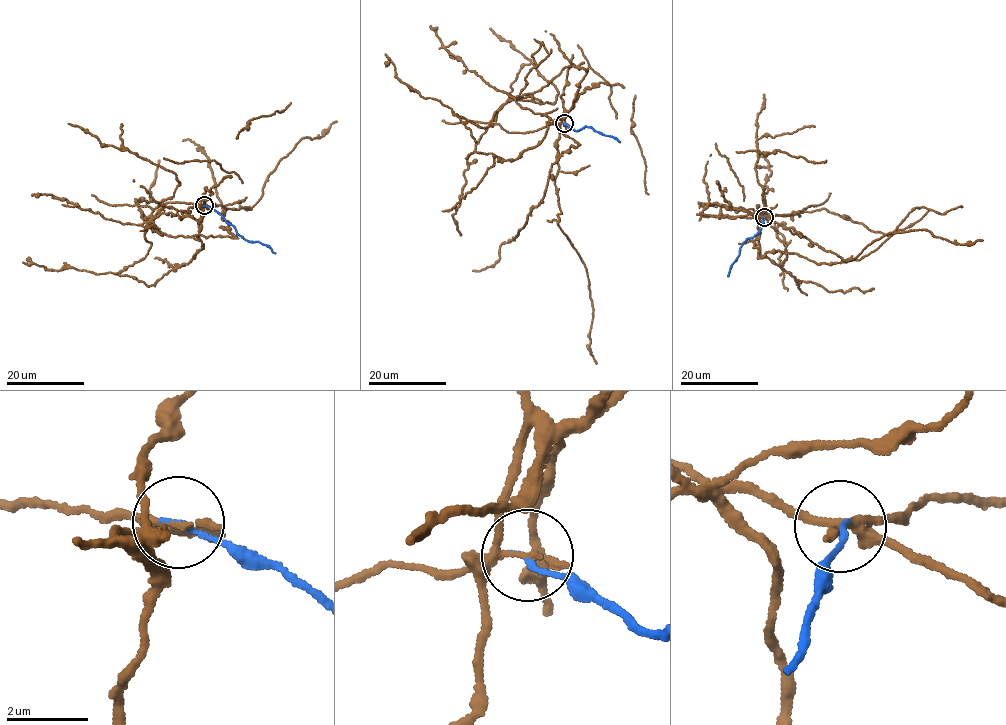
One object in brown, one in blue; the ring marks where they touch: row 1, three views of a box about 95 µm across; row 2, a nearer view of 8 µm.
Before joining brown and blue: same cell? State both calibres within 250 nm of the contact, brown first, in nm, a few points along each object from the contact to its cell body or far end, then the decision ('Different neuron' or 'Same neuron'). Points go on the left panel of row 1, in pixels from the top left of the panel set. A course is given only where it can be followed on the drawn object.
Thickness 170 nm (brown) against 150 nm. Course of brown: (204, 205), (197, 237), (236, 238), (220, 227), (229, 225), (210, 163), (197, 148), (202, 146), (182, 140). Course of blue: (204, 205), (223, 215), (239, 235), (267, 245), (275, 253). Different neuron

